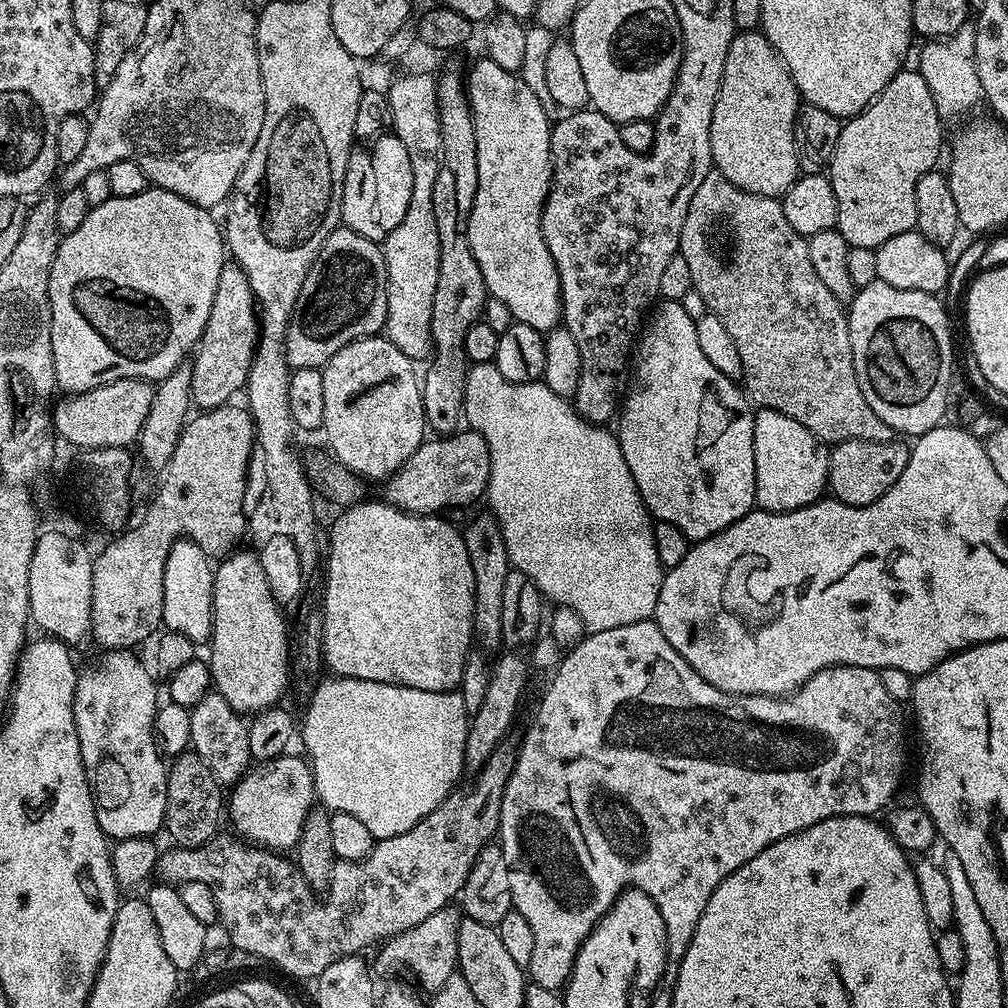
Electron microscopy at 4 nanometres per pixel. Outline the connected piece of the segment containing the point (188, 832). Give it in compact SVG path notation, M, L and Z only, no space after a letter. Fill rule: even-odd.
M185 750L171 761L168 768L168 793L166 794L166 814L164 828L172 835L171 843L181 848L197 848L210 842L221 831L222 786L214 774L198 758L198 754Z

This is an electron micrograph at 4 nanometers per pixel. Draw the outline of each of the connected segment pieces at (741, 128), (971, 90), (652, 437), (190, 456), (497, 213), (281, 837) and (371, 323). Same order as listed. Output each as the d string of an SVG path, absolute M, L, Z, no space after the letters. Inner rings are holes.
M737 31L726 54L726 70L722 70L722 86L718 90L718 102L714 102L714 118L710 122L710 150L715 171L750 194L783 197L801 175L800 158L796 155L796 117L801 107L796 83L763 31Z
M969 22L949 36L941 36L939 40L929 40L920 52L918 71L926 78L926 86L930 86L930 94L934 94L934 106L938 106L938 114L945 121L955 116L967 117L976 103L981 103L982 93L978 82L978 66L974 54L976 41L976 25Z
M661 299L655 305L634 352L634 367L618 412L619 420L622 458L626 458L630 474L634 474L634 486L638 486L642 502L656 520L678 526L689 542L705 540L726 530L726 526L756 508L753 405L743 387L726 378L702 354L696 321L686 314L681 301Z
M236 402L196 415L180 431L178 446L174 446L170 462L162 469L164 481L152 505L145 510L140 525L129 527L120 534L125 536L110 541L100 553L95 553L90 636L101 644L101 649L135 649L135 644L142 643L161 627L164 619L162 578L166 558L176 540L193 540L209 558L224 558L239 545L236 543L240 539L245 539L244 483L256 433L252 416L247 407L240 405L239 408Z
M481 58L469 70L468 76L466 72L466 91L478 158L478 190L468 219L468 241L474 262L478 262L478 270L482 270L489 297L503 302L515 323L534 326L534 330L546 334L561 323L564 315L558 270L554 258L550 258L540 225L540 215L552 185L552 124L544 113L545 101L540 101L535 90L520 76L487 58Z
M285 754L249 767L244 777L231 789L232 797L226 800L226 816L236 827L235 835L253 846L277 854L295 849L306 816L314 807L311 767L307 759L300 757L299 760L292 755Z
M335 228L310 266L290 314L284 339L289 369L323 369L342 346L377 335L386 322L387 293L388 275L381 245L349 228Z

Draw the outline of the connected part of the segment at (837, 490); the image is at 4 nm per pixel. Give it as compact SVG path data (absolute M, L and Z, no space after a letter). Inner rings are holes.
M847 440L835 445L828 454L828 488L831 495L855 508L882 498L882 494L898 482L902 470L906 470L910 448L907 443L899 444L898 440Z

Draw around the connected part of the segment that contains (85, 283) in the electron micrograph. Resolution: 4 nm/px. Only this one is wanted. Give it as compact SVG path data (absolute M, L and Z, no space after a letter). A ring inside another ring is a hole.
M148 186L143 192L134 194L130 198L113 196L111 200L89 207L86 222L82 222L78 230L67 233L61 239L54 258L54 266L50 266L50 278L48 279L54 374L56 375L56 387L61 393L89 392L103 384L125 378L159 382L185 363L186 357L199 344L202 330L206 330L206 318L210 318L210 306L214 306L214 290L218 290L218 274L222 274L226 263L224 233L218 220L215 220L212 215L209 209L199 208L194 202L178 194L168 192L164 188Z

